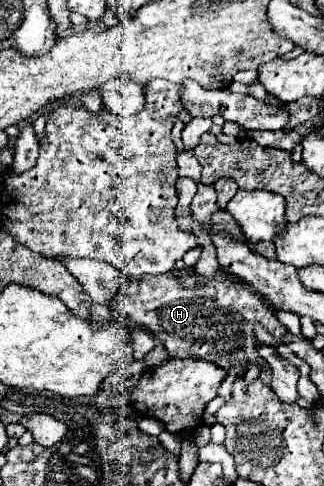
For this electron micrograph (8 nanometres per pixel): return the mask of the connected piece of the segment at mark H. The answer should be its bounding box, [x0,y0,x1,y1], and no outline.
[110,274,286,414]

